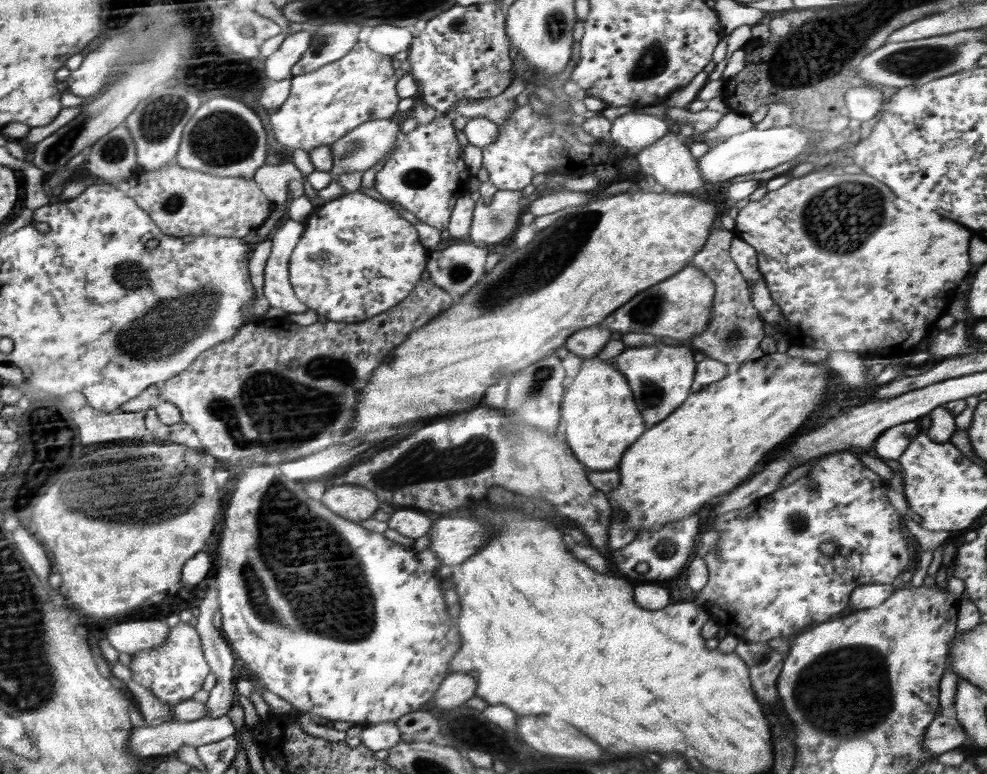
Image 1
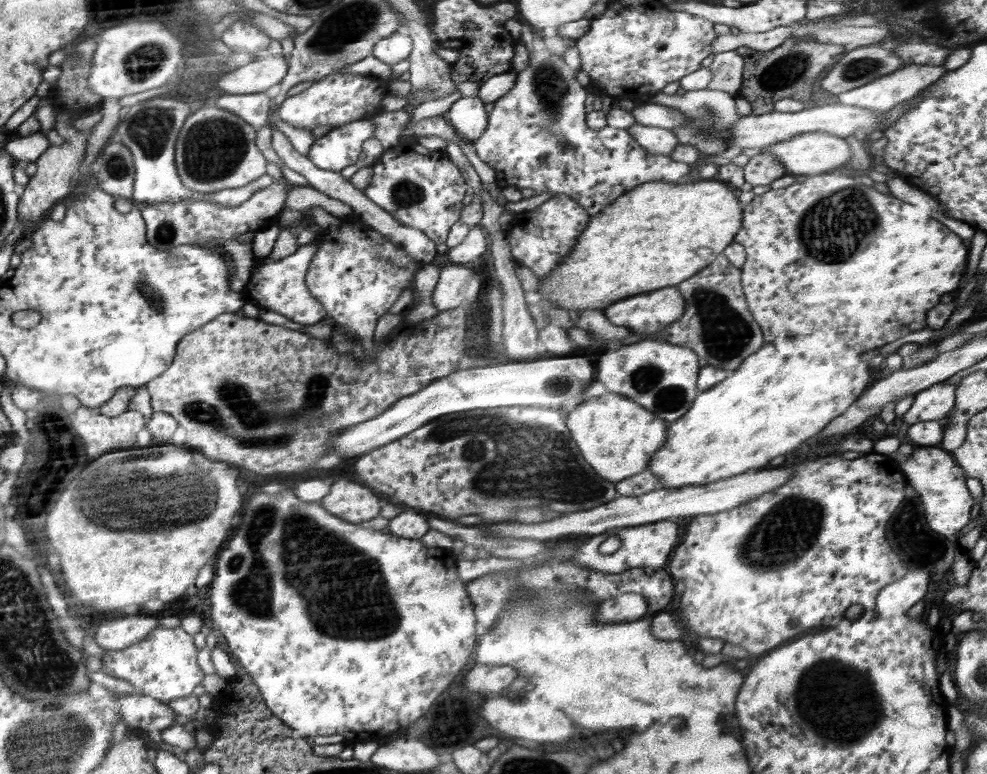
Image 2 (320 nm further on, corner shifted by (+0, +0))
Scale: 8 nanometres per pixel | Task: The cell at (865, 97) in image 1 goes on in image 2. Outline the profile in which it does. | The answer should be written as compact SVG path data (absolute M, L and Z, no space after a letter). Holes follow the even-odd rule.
M906 65L890 74L886 74L886 76L875 78L872 82L868 82L864 86L842 92L842 94L838 95L838 102L848 106L859 106L878 112L888 111L897 104L912 98L917 92L927 88L927 86L936 82L947 72L948 70L943 65Z

